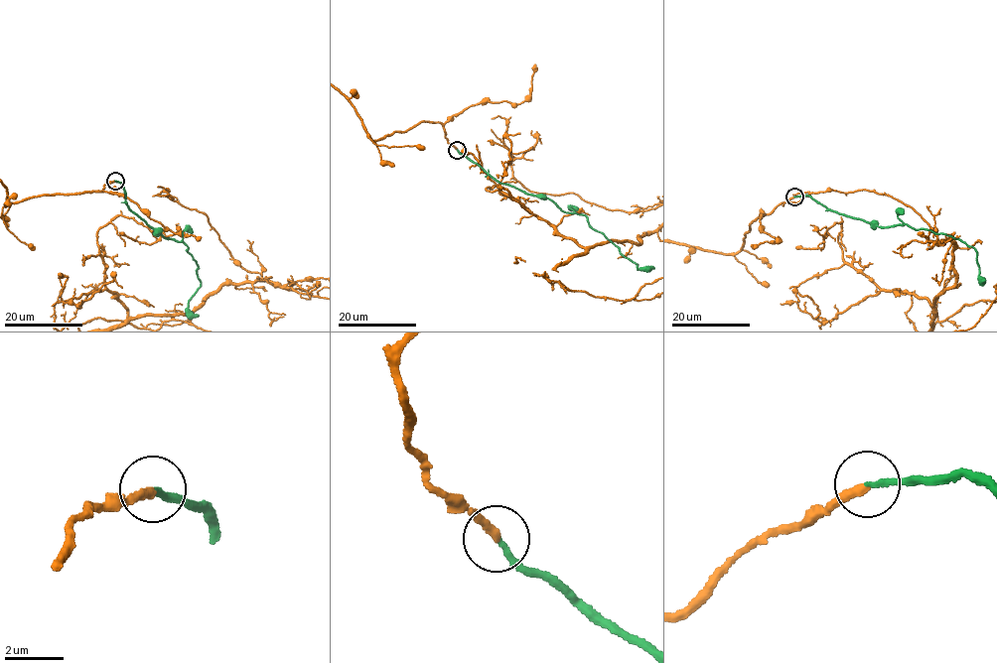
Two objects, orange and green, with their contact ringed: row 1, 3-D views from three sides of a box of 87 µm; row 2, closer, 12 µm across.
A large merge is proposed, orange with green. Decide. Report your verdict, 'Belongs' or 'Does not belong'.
Belongs

